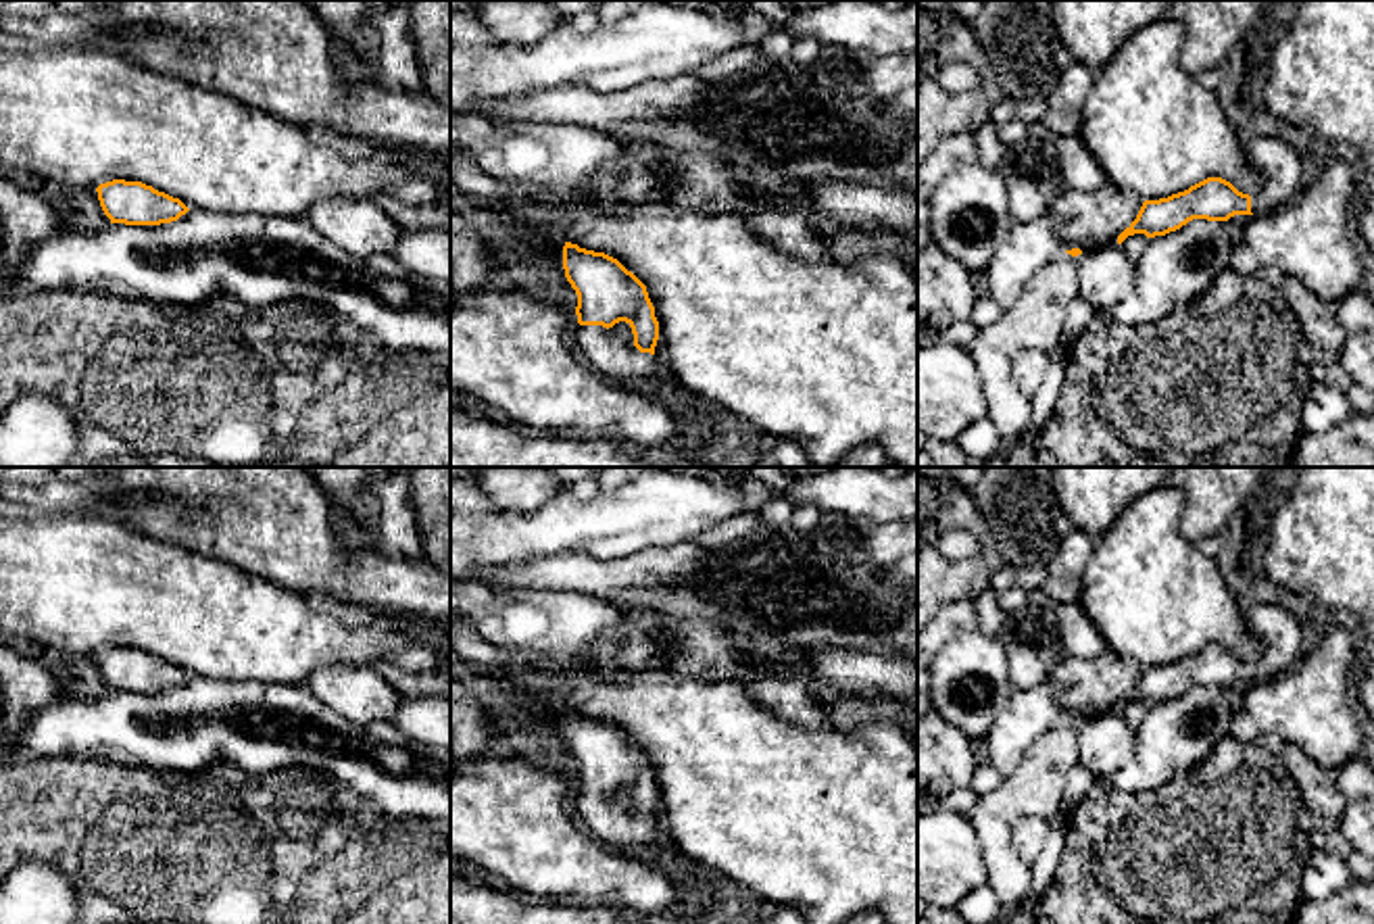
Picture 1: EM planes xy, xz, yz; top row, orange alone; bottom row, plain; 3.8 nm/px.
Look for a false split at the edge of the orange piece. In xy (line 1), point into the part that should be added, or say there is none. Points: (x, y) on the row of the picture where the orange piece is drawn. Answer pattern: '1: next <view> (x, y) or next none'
1: next none

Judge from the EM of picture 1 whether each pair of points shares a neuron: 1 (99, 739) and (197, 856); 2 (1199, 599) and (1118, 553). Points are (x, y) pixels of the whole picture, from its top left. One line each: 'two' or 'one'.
1: two
2: one

